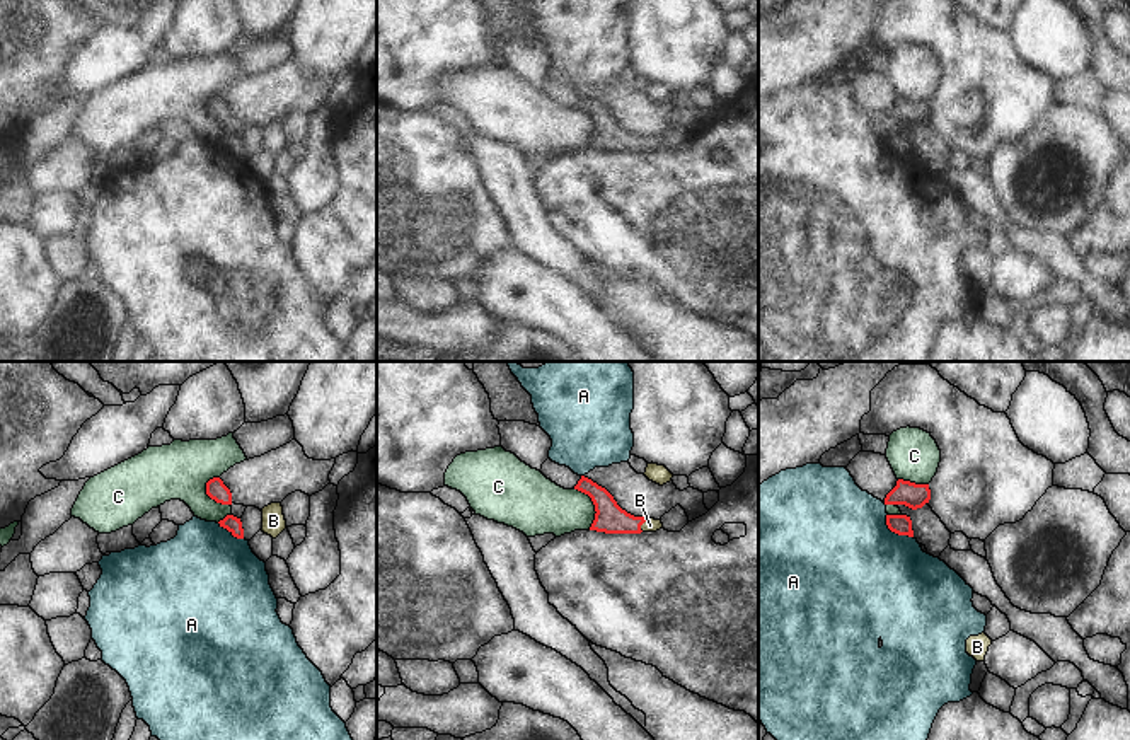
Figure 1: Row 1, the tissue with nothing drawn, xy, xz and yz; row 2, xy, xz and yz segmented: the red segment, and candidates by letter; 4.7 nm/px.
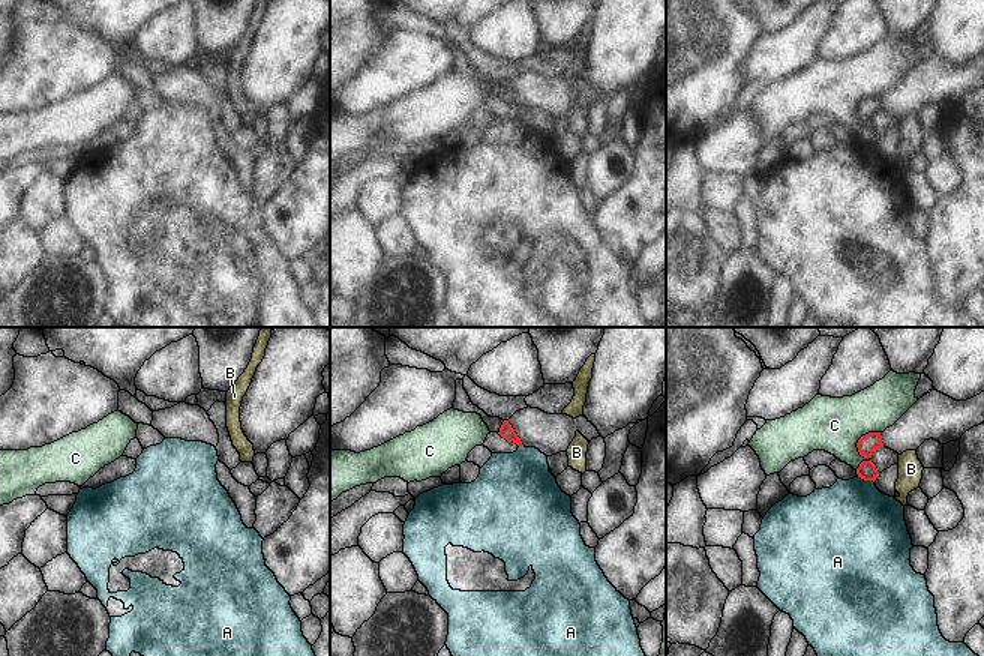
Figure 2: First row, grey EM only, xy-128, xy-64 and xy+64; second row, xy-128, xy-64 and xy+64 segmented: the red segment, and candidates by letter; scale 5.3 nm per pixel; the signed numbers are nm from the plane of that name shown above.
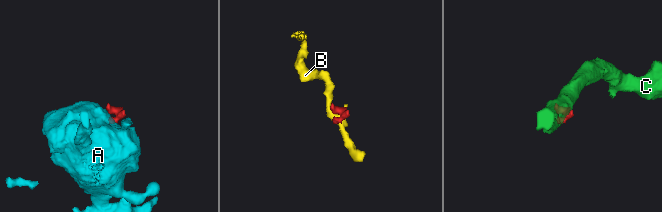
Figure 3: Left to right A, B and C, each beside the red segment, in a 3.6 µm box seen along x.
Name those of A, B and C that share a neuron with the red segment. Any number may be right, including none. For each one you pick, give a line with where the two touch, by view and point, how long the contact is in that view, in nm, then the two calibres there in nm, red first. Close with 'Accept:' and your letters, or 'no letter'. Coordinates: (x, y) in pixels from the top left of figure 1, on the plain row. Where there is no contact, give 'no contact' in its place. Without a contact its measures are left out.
B: contact xz (645, 138); length 80 nm; calibres 140 and 60 nm
Accept: B

